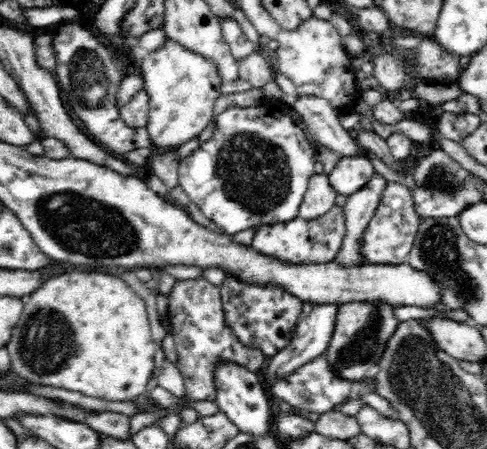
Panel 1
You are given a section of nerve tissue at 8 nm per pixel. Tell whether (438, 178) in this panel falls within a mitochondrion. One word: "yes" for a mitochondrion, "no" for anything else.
yes

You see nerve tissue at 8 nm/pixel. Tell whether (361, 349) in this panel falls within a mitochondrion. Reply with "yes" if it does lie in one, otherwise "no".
yes

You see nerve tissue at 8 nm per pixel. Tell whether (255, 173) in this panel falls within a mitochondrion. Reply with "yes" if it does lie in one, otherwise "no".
yes

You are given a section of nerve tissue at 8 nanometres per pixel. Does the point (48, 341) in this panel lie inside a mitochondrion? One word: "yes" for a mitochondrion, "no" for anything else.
yes

